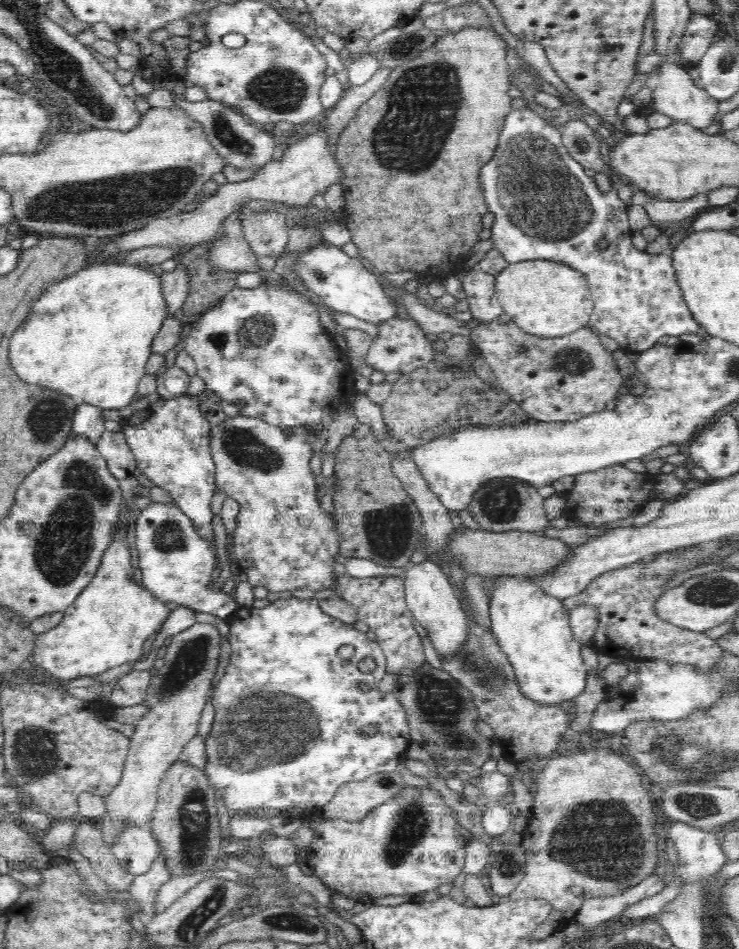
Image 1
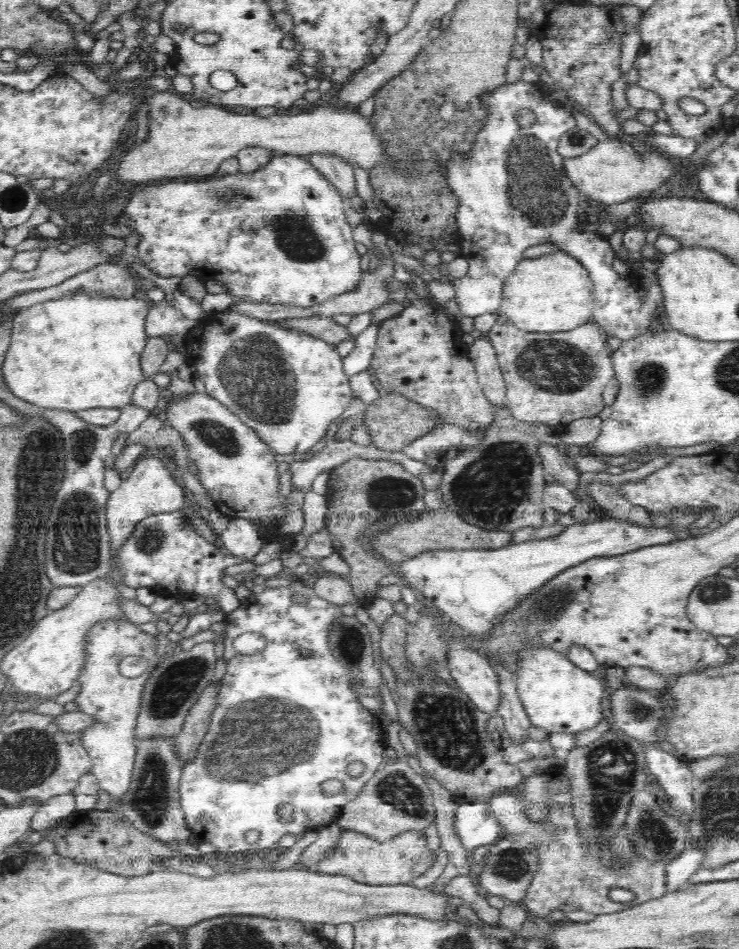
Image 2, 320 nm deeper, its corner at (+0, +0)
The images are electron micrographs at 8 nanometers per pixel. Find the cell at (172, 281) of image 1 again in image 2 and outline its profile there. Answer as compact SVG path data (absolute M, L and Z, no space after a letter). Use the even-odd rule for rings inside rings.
M165 299L158 305L151 306L145 320L145 333L148 338L169 335L187 335L198 321L190 321L173 304L168 304Z

